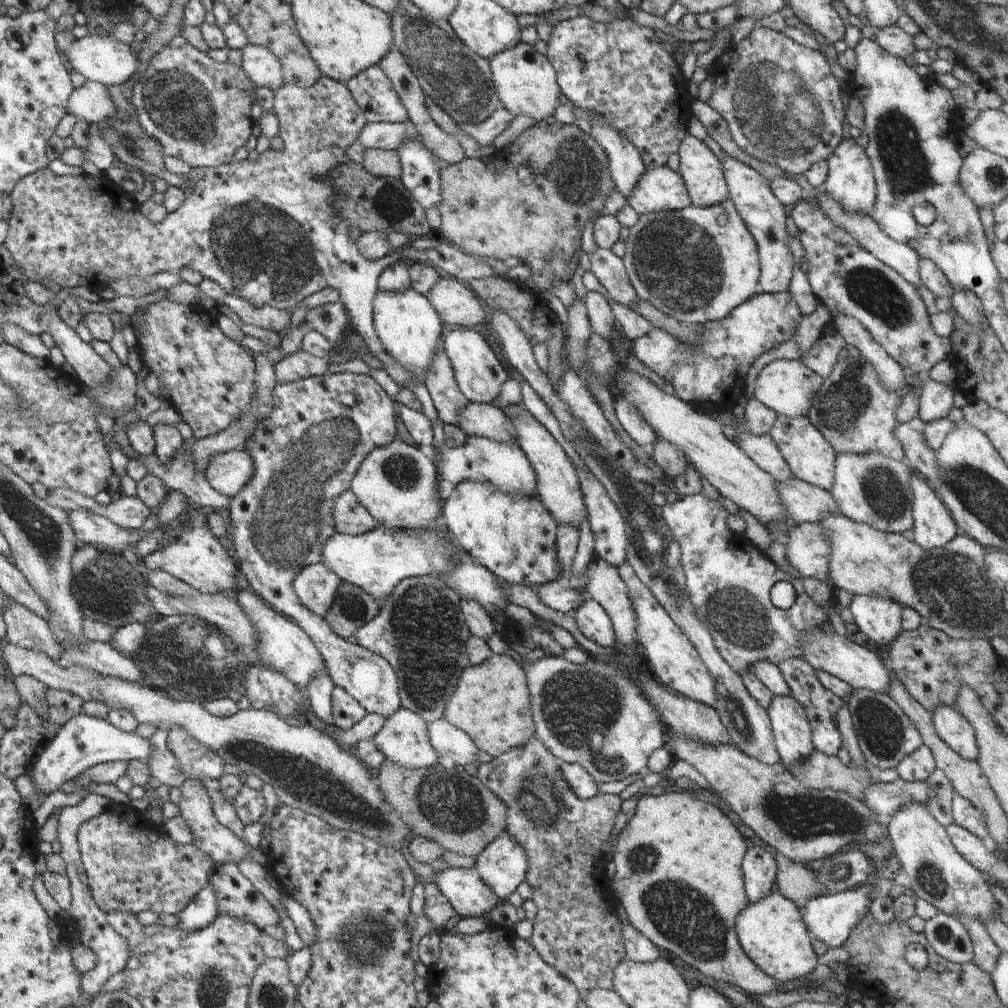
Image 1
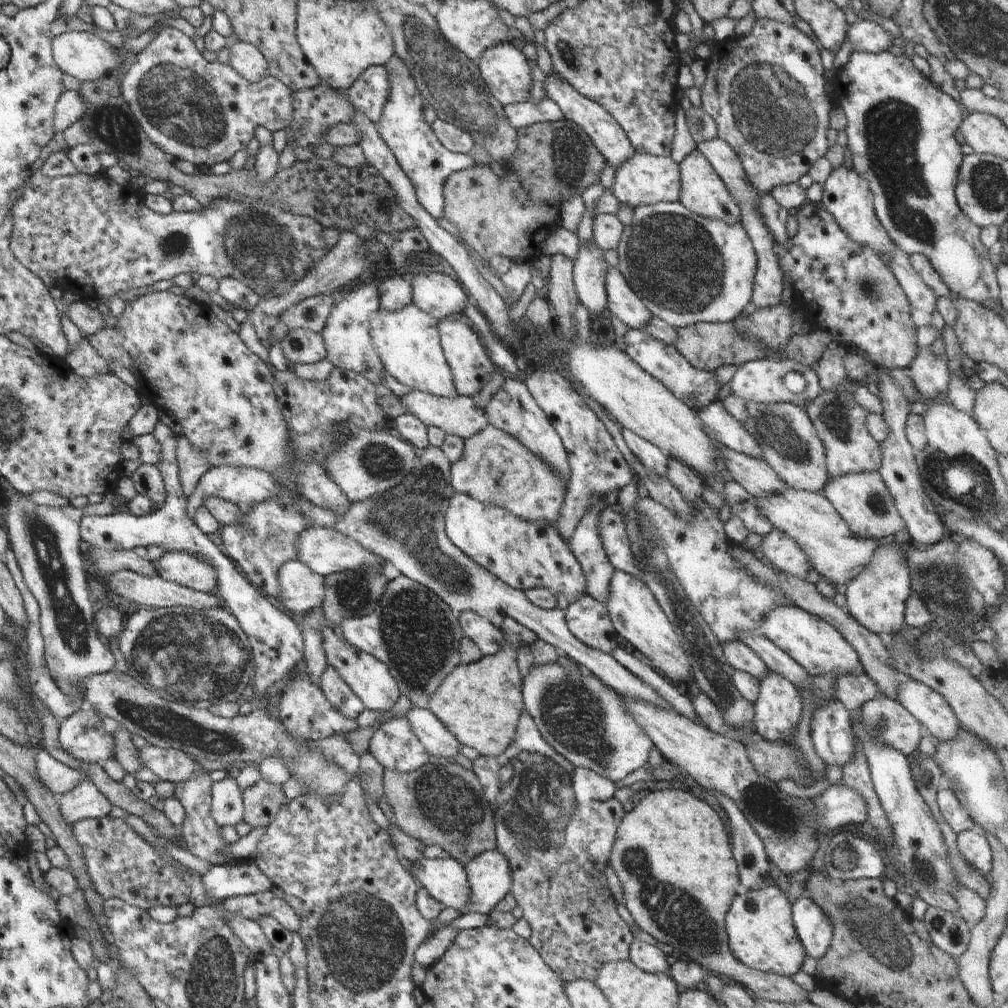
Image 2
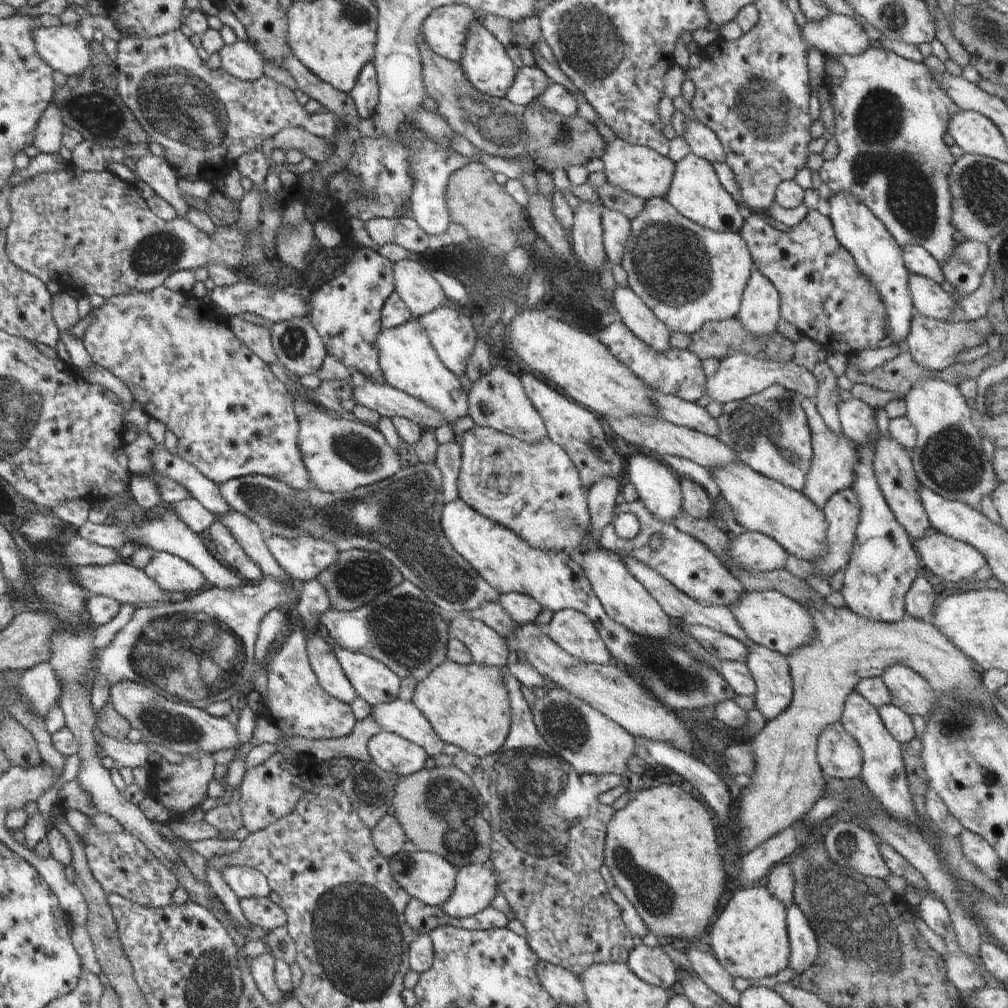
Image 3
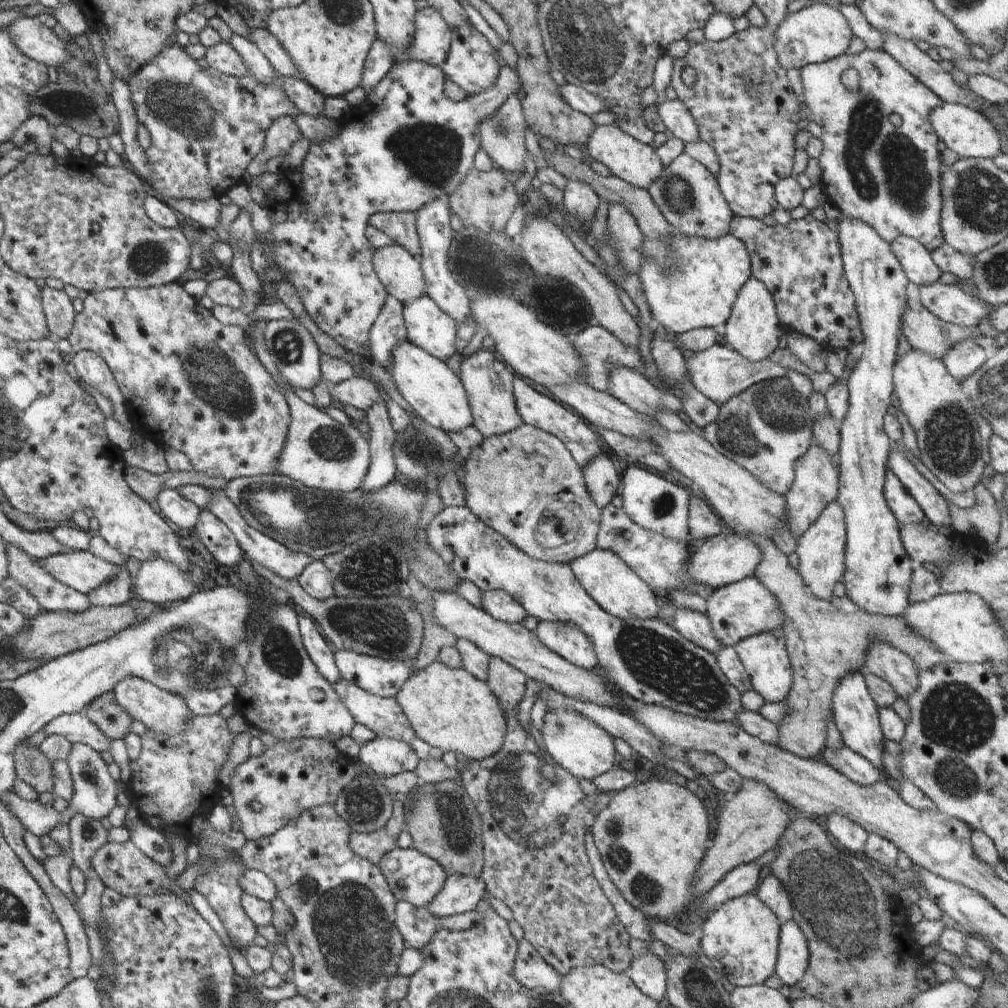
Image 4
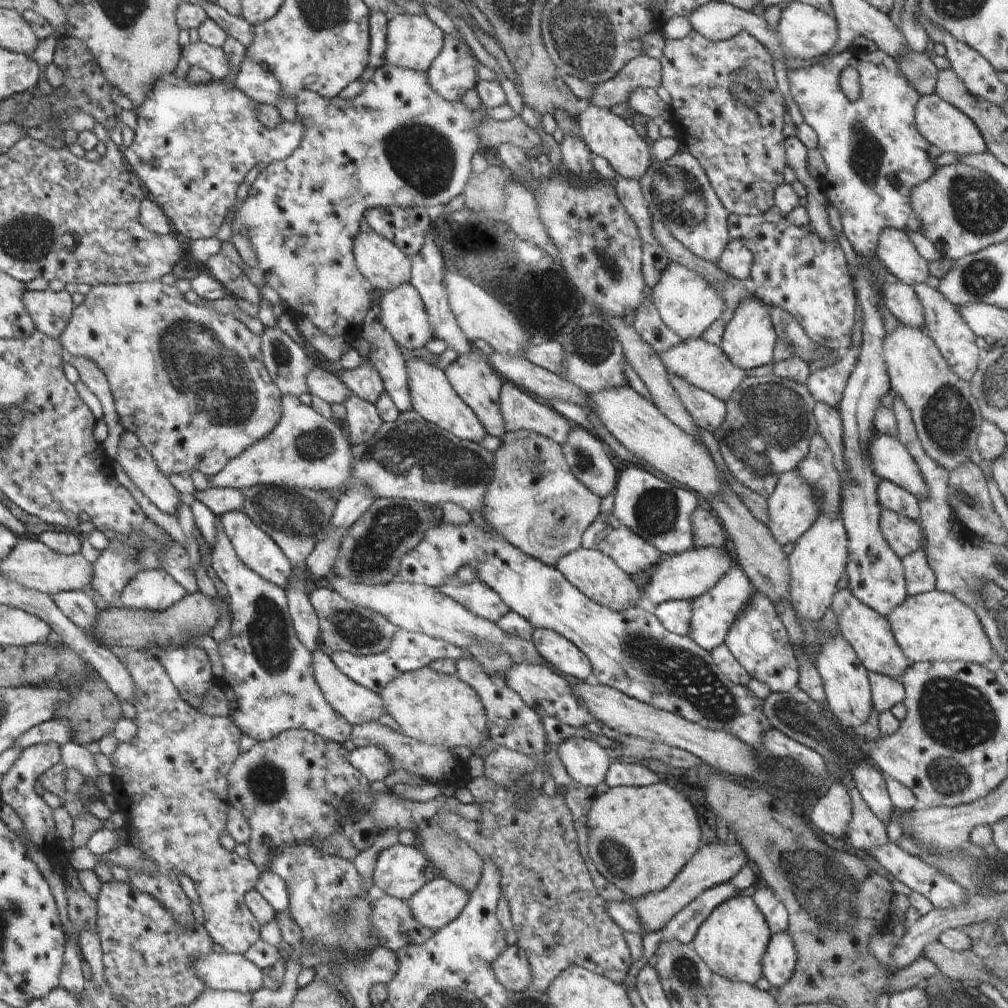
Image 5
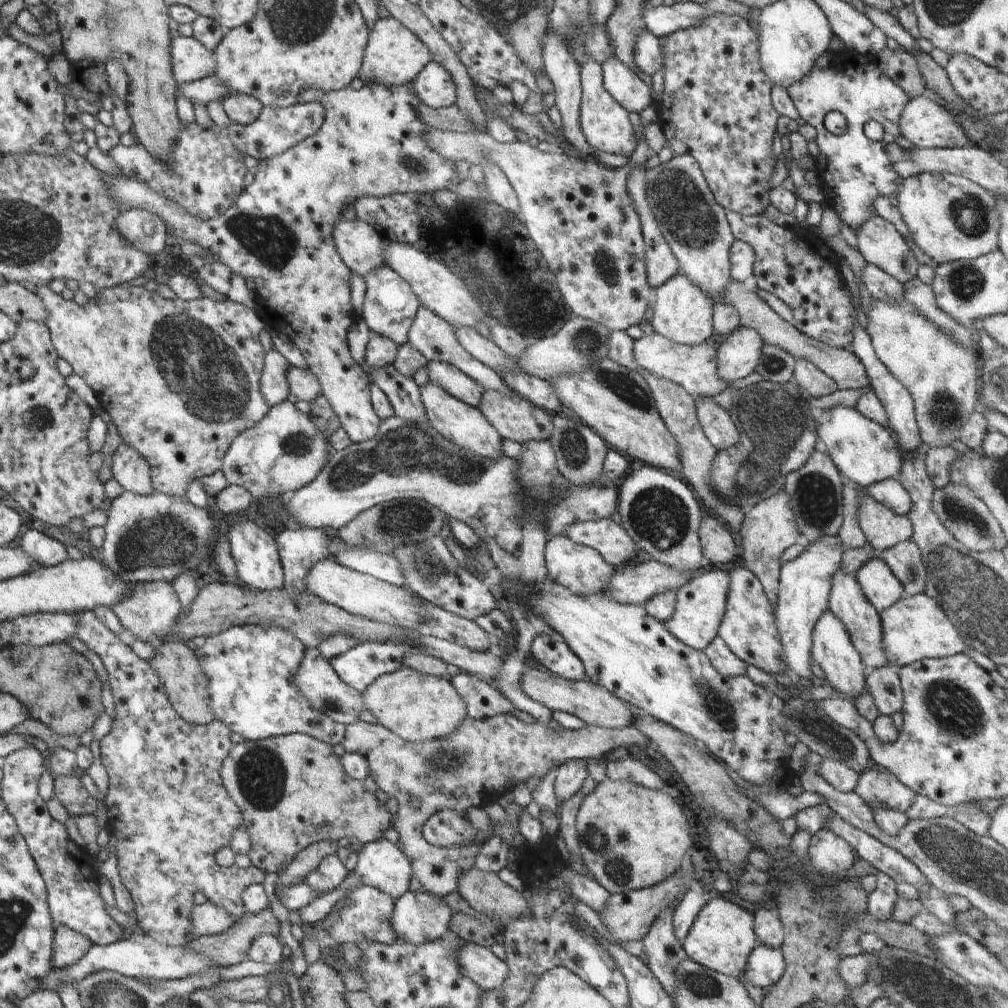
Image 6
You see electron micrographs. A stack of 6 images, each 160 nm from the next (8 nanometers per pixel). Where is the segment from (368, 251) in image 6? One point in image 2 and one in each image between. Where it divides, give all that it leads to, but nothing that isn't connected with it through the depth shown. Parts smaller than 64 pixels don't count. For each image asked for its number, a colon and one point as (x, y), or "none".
2: (440, 295)
3: (421, 292)
4: (401, 274)
5: (382, 263)

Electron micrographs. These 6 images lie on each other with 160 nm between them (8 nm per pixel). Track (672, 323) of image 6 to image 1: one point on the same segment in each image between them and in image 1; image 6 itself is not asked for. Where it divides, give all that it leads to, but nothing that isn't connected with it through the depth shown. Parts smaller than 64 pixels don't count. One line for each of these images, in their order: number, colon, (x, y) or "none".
1: (698, 264)
2: (687, 269)
3: (687, 274)
4: (689, 282)
5: (688, 304)

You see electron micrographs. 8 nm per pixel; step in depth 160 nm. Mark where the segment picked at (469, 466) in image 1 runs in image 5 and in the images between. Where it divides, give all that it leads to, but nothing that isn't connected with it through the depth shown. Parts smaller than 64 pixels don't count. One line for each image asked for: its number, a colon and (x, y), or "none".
2: (495, 468)
3: (534, 489)
4: (525, 484)
5: (534, 501)

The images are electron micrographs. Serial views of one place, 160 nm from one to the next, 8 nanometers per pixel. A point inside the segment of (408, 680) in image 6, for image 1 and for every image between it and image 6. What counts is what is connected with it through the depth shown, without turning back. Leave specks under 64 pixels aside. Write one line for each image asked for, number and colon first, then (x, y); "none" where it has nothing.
1: (491, 703)
2: (481, 702)
3: (467, 705)
4: (449, 708)
5: (438, 709)

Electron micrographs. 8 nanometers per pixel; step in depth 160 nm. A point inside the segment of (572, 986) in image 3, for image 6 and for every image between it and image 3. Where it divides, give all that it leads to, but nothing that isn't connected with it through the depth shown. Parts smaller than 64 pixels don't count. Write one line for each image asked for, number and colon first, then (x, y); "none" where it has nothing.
4: (531, 970)
5: (512, 968)
6: (478, 963)

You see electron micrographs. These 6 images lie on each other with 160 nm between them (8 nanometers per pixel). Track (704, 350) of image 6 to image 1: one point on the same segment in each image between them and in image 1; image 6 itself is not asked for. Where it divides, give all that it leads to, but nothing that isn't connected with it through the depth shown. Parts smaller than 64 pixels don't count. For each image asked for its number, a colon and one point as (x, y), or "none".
1: (788, 387)
2: (762, 380)
3: (739, 376)
4: (720, 373)
5: (705, 365)

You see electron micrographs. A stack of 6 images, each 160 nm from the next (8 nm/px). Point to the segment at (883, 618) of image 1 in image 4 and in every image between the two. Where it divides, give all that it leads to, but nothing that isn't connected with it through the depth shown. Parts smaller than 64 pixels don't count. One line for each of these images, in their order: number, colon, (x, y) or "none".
2: (876, 598)
3: (883, 565)
4: (878, 571)

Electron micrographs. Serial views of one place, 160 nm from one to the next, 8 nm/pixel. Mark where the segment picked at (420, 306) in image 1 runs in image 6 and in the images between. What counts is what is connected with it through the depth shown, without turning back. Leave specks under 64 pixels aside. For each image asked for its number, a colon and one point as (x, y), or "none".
2: (407, 340)
3: (408, 361)
4: (437, 395)
5: (432, 396)
6: (463, 425)

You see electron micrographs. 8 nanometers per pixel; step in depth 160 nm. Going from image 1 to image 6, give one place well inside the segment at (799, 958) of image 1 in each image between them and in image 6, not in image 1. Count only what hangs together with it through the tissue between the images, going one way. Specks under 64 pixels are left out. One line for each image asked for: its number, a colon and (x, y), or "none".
2: (760, 928)
3: (750, 938)
4: (741, 937)
5: (732, 941)
6: (722, 936)

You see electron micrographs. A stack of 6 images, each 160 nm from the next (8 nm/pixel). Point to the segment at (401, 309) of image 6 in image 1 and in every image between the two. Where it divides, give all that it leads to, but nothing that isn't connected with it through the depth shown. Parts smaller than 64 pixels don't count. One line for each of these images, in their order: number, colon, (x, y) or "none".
1: (479, 375)
2: (471, 366)
3: (452, 334)
4: (428, 326)
5: (403, 314)

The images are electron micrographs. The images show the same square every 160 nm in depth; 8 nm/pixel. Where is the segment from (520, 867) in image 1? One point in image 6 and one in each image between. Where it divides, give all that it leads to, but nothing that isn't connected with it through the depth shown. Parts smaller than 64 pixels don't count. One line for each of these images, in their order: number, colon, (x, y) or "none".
2: (489, 874)
3: (475, 888)
4: (460, 893)
5: (436, 904)
6: (418, 917)

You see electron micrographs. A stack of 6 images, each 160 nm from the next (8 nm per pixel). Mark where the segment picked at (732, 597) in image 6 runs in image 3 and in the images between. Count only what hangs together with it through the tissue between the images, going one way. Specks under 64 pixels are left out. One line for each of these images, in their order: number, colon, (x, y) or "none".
3: (769, 669)
4: (764, 656)
5: (758, 640)

